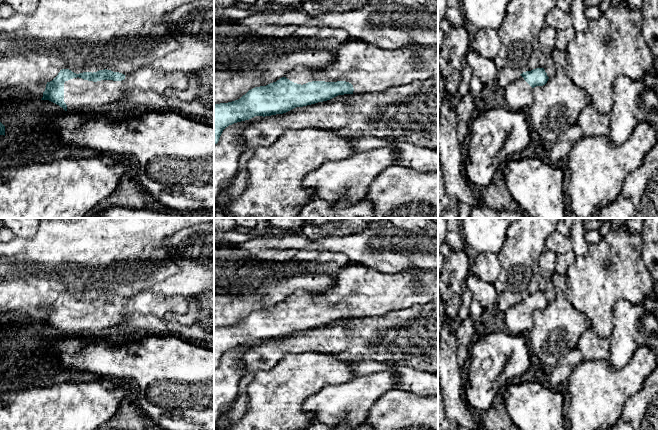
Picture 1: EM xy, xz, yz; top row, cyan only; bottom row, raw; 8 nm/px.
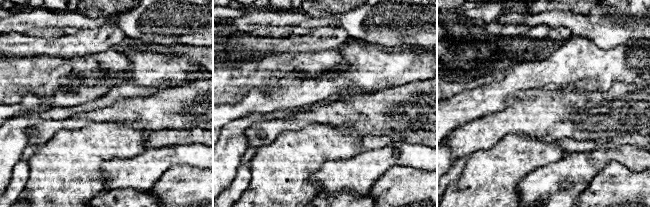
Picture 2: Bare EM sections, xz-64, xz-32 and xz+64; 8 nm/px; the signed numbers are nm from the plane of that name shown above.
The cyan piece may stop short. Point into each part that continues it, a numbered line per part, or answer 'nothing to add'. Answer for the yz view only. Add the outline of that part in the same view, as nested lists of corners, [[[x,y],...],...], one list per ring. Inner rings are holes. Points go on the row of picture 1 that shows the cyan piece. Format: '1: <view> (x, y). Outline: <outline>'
1: yz (518, 94). Outline: [[[521,75],[505,88],[505,101],[511,111],[529,112],[533,104],[533,88]]]

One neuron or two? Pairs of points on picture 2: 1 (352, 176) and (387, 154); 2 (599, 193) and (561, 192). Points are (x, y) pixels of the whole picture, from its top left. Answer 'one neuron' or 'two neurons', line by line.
1: one neuron
2: two neurons

